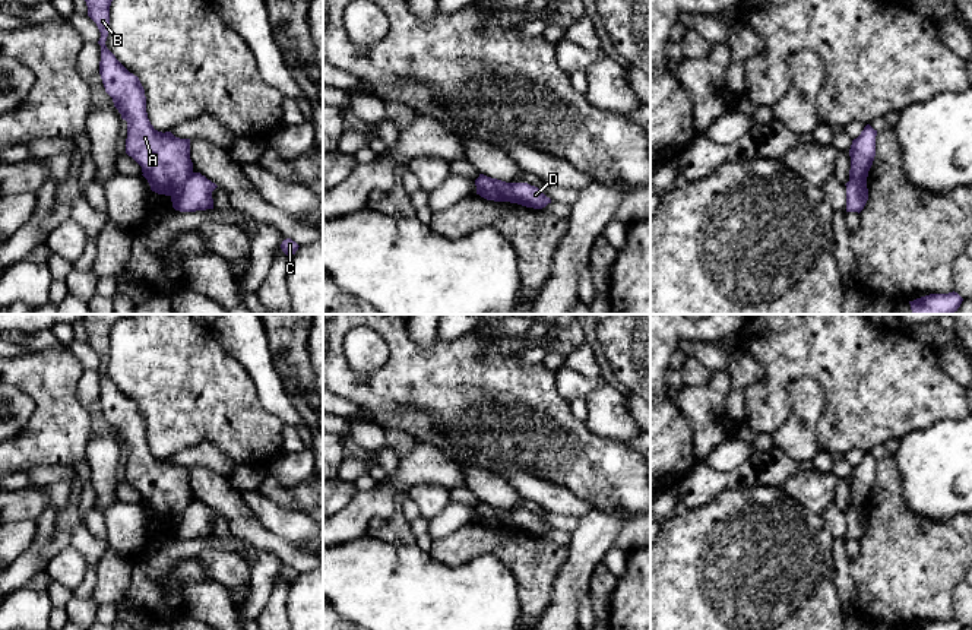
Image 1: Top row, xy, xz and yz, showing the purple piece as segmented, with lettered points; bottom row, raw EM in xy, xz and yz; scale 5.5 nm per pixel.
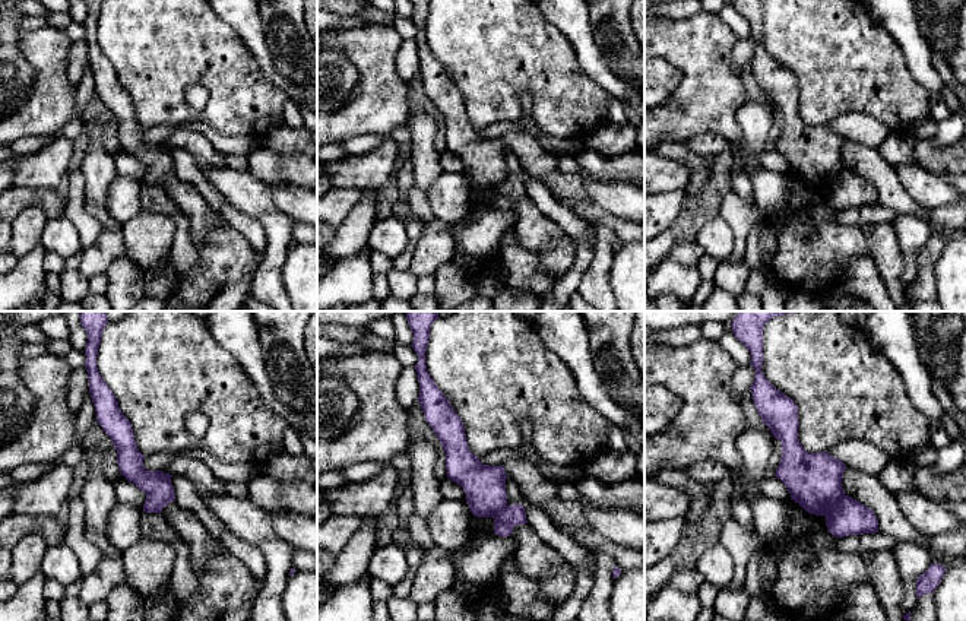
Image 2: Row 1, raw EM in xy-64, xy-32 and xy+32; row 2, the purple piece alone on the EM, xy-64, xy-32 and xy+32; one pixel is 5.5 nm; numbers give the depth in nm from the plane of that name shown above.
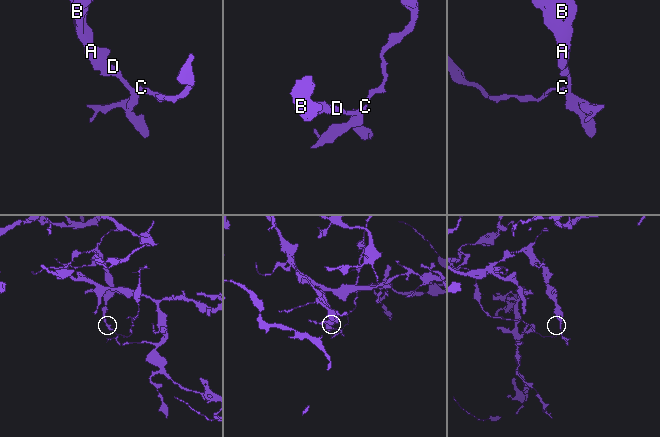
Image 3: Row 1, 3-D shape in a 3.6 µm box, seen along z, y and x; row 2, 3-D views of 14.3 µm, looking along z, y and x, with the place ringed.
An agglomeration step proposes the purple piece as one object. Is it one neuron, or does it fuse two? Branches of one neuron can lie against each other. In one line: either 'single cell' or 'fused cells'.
fused cells

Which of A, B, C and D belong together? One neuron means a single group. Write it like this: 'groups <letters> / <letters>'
groups A B / C D

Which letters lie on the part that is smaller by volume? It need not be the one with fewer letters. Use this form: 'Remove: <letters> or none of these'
Remove: C, D

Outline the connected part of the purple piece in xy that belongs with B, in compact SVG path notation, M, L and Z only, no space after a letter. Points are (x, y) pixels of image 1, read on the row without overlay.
M86 314L82 322L88 344L101 360L99 402L105 420L113 425L121 446L127 449L126 481L142 494L142 503L152 519L172 523L193 501L190 466L153 456L148 446L145 417L139 405L130 401L105 373L111 329L129 316L134 314Z

